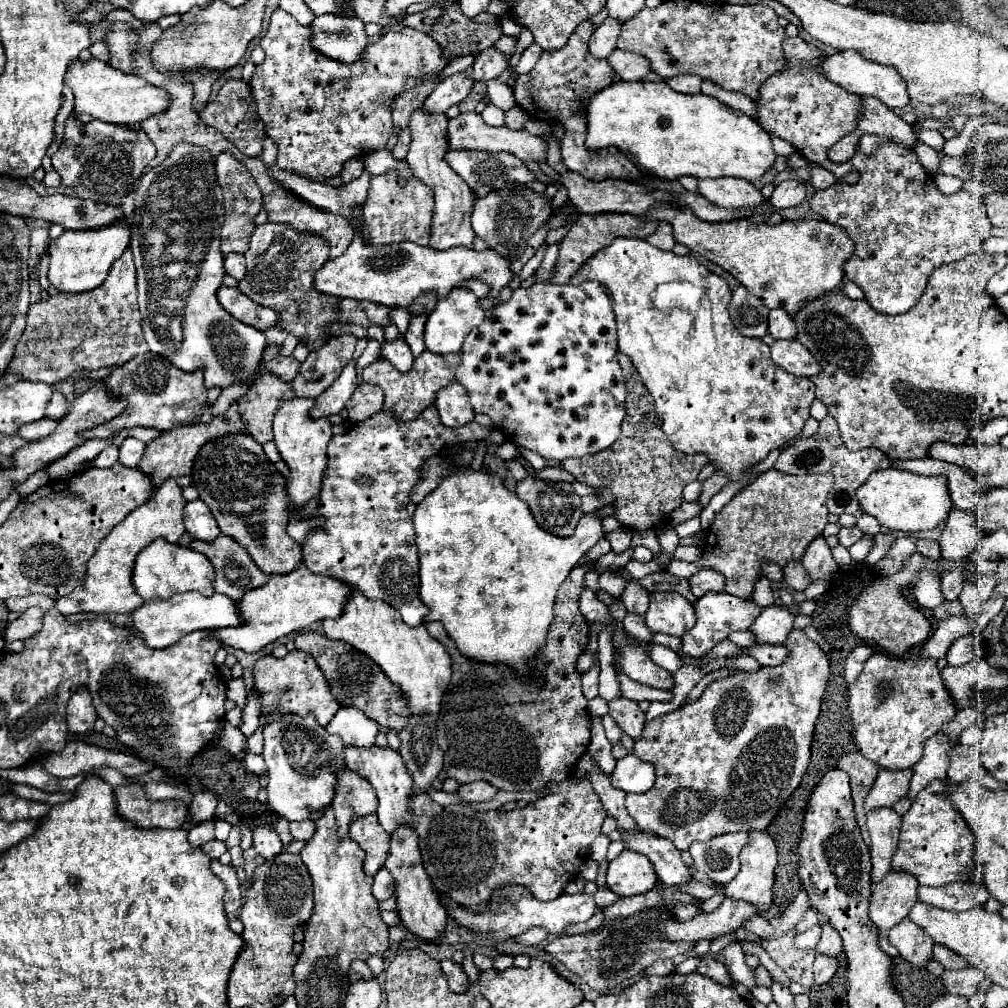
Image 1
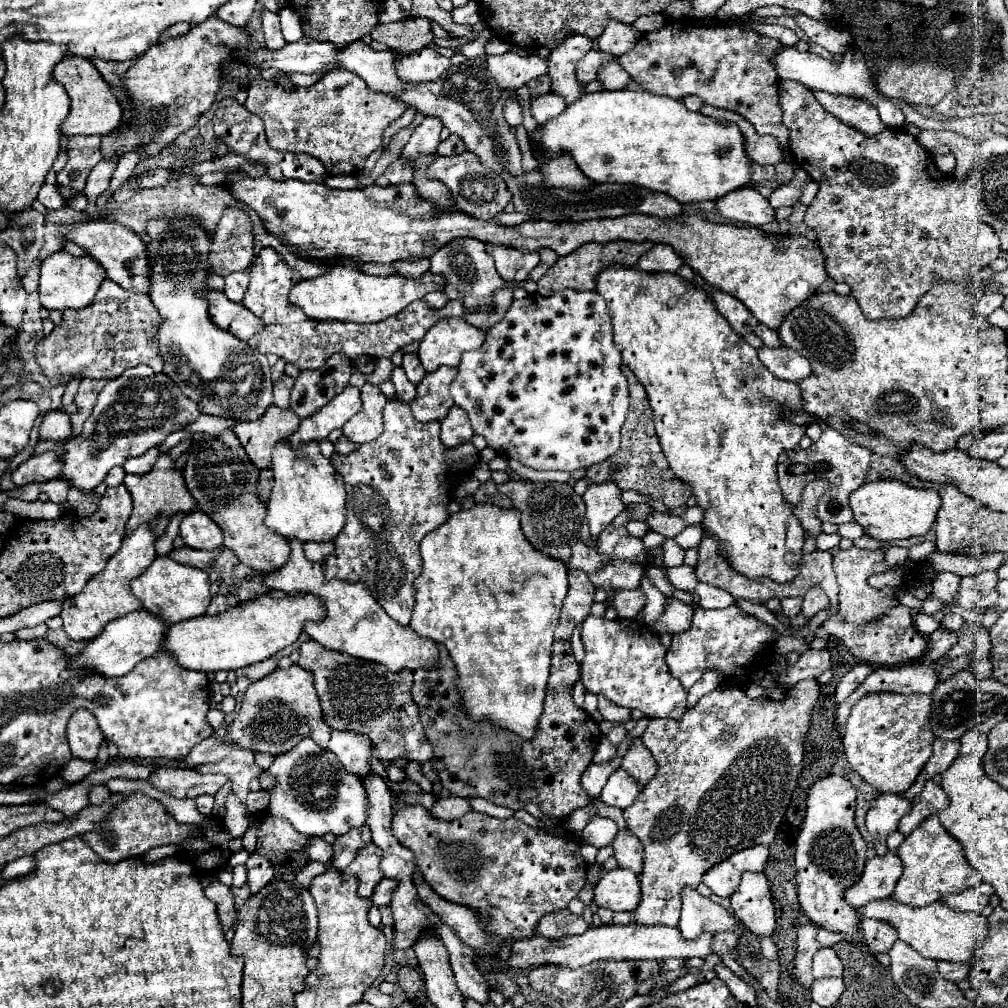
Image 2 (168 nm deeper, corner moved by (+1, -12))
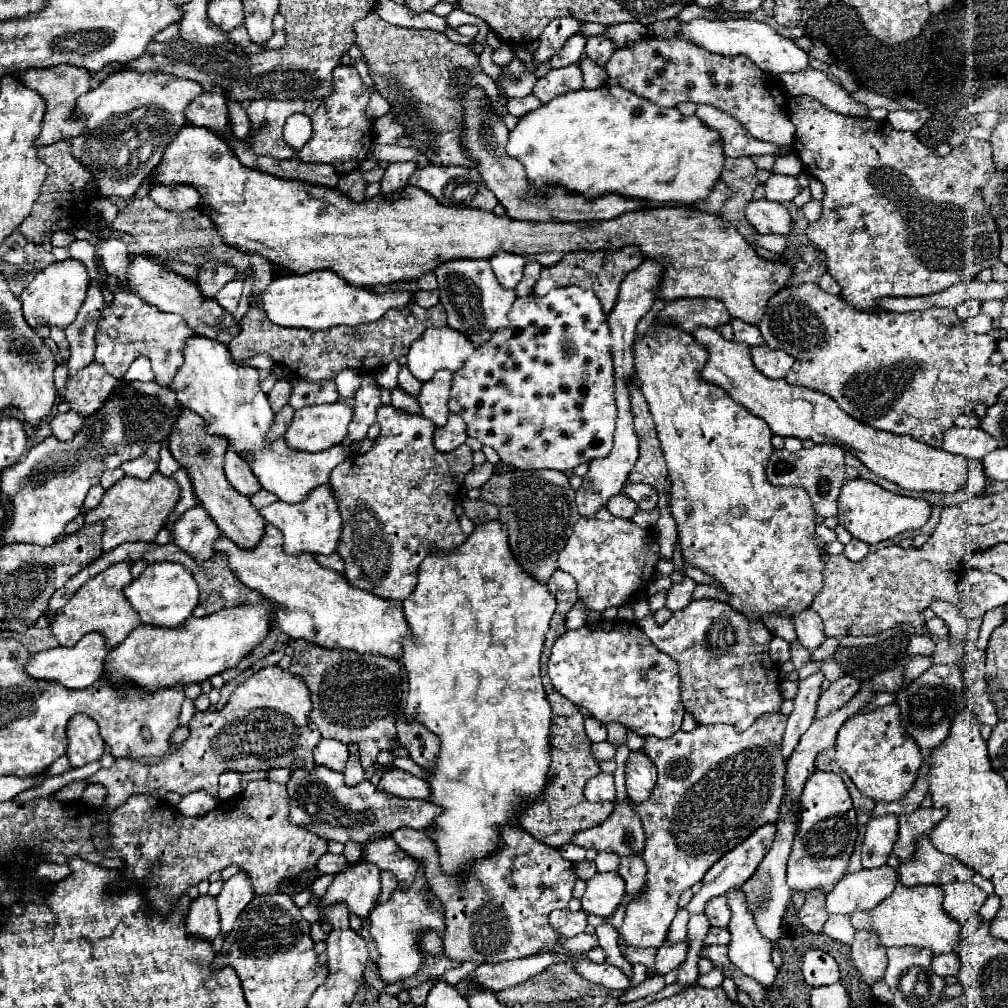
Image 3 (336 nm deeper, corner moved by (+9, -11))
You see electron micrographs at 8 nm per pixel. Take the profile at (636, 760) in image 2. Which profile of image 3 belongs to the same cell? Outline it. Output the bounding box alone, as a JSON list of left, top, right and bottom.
[626,751,656,801]

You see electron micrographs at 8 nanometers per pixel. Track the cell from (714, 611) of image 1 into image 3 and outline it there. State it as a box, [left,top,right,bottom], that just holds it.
[636,599,782,731]

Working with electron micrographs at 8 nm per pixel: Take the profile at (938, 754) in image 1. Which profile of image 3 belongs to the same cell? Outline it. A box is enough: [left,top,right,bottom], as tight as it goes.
[894,807,946,861]

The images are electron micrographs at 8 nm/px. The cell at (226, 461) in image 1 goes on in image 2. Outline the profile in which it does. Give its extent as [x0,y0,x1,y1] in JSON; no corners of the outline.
[184,430,290,572]

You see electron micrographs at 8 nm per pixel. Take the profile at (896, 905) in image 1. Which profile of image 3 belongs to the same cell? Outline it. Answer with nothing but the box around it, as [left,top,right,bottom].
[852,931,886,985]

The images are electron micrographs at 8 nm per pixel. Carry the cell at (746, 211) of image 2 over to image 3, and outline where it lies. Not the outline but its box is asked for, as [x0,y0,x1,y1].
[744,201,792,235]

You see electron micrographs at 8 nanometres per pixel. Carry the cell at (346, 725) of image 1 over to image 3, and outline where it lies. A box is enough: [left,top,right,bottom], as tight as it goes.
[314,739,348,771]

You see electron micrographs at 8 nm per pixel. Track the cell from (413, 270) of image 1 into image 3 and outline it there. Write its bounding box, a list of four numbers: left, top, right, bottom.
[260,271,412,329]

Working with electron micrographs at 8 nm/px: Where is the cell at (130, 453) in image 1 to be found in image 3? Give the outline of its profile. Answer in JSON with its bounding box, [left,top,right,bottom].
[120,443,160,479]

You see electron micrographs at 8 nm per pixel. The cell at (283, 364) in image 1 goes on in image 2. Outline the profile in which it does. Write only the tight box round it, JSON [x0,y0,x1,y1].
[274,376,294,408]

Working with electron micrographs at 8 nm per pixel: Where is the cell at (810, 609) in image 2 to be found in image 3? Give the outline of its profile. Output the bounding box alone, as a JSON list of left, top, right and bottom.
[794,607,826,651]

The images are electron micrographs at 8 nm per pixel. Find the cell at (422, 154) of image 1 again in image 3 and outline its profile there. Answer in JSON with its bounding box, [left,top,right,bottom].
[434,259,516,347]

